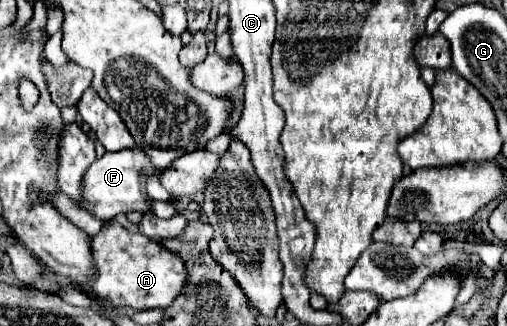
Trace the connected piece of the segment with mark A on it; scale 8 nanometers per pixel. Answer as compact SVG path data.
M112 220L96 236L92 236L90 250L96 274L90 282L86 282L84 290L116 308L166 308L178 294L182 294L182 284L186 280L184 262L158 240L146 238L140 232L132 234Z

